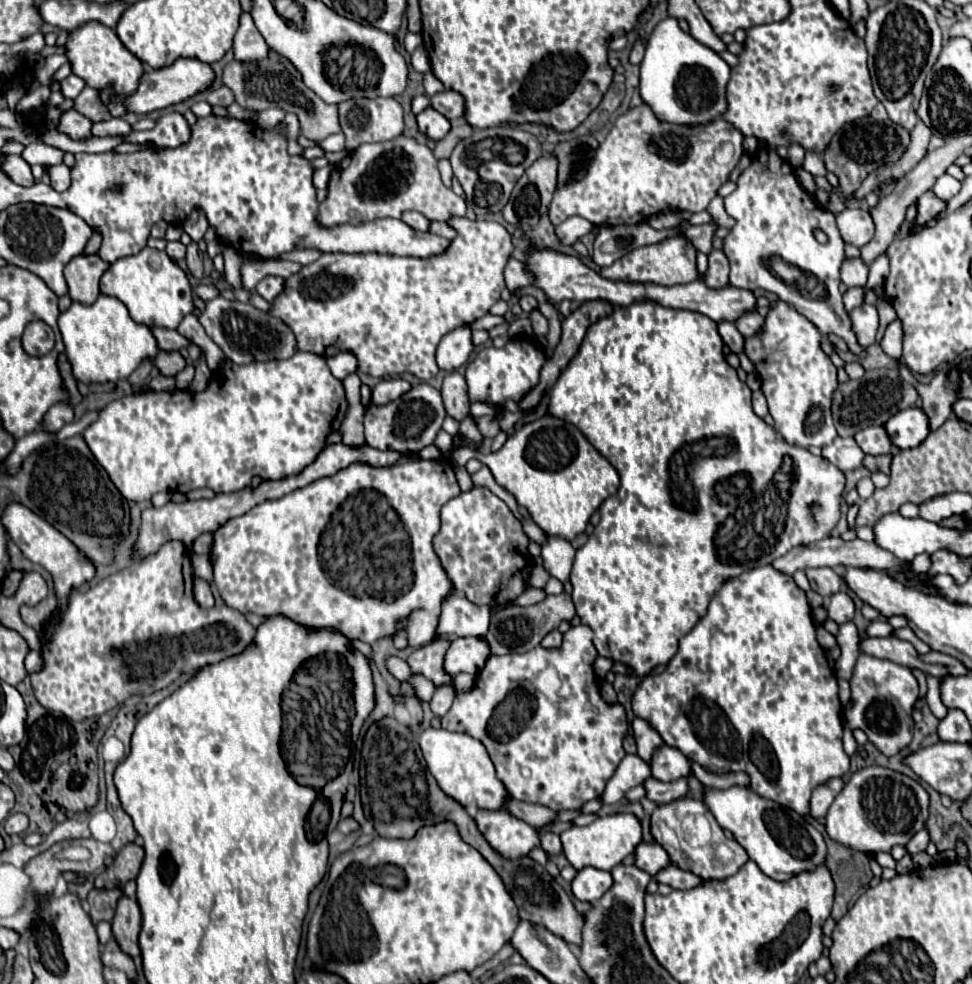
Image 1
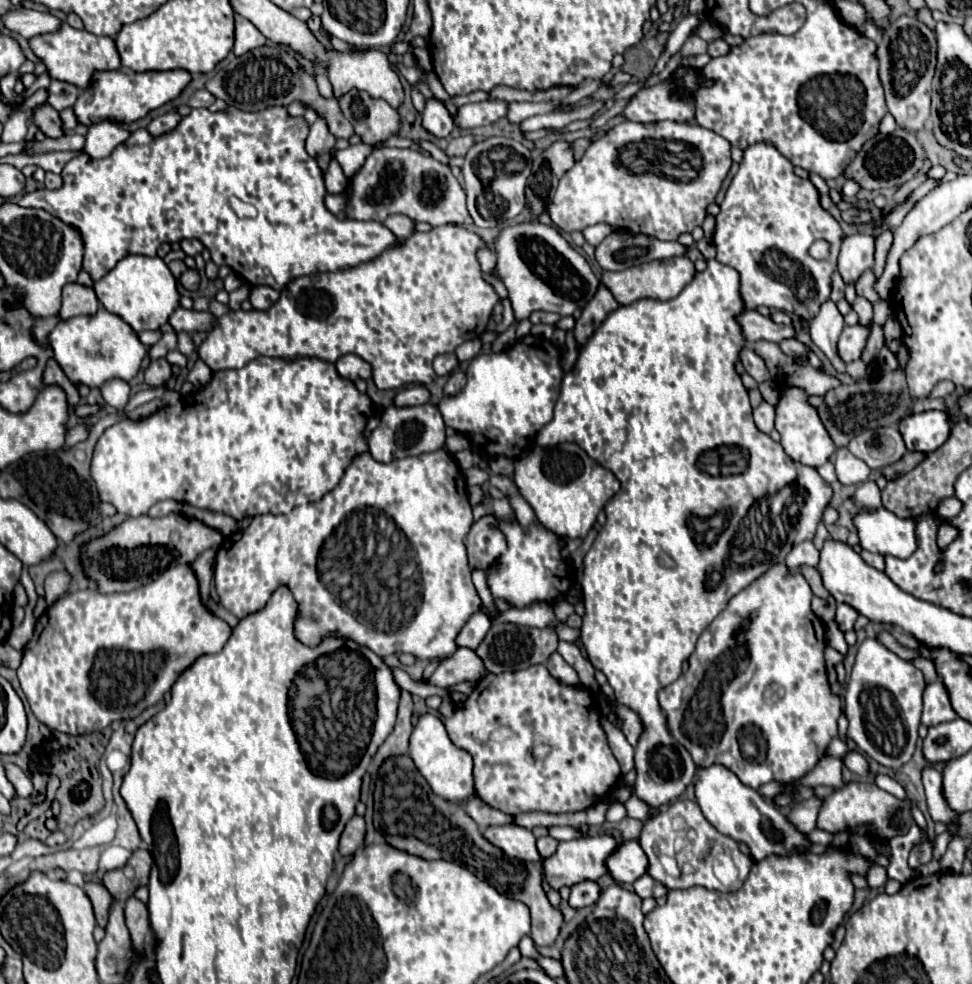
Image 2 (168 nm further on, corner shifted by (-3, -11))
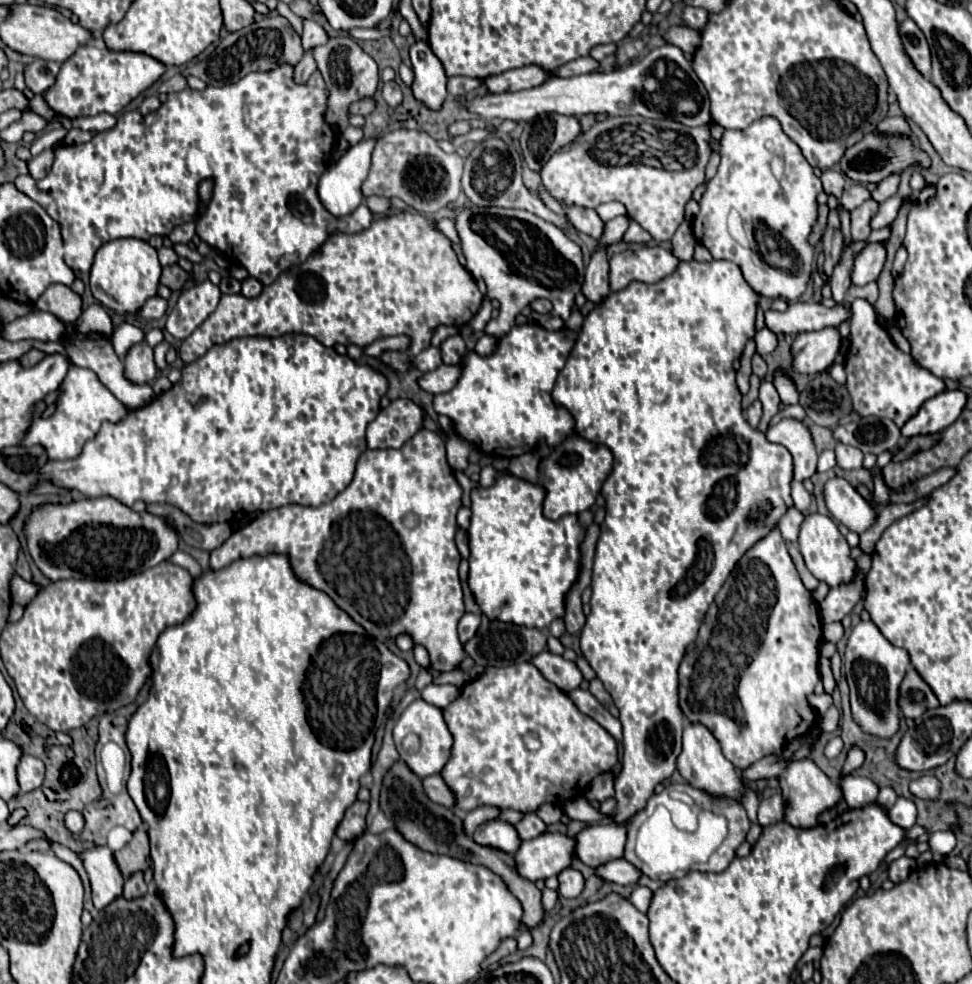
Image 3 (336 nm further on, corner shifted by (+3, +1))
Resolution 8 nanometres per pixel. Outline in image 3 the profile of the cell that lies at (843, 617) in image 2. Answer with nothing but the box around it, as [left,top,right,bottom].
[820,554,872,624]

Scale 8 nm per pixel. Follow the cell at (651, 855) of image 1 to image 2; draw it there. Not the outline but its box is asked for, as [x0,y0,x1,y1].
[606,840,648,884]

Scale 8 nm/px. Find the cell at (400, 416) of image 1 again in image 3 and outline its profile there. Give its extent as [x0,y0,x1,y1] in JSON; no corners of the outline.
[368,398,424,448]

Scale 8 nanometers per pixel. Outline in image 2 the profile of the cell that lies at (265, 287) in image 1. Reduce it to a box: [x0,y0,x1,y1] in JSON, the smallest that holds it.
[250,286,278,310]

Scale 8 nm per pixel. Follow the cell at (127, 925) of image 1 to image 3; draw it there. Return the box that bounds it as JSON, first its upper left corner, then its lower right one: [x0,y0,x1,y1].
[124,872,146,900]

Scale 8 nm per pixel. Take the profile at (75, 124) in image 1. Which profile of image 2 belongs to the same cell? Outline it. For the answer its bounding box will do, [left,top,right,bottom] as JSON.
[30,104,62,138]

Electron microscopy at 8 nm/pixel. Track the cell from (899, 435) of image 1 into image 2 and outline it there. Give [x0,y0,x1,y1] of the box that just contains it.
[900,410,954,452]

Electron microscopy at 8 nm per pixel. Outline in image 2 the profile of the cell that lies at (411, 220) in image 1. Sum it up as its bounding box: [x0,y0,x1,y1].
[382,214,414,238]

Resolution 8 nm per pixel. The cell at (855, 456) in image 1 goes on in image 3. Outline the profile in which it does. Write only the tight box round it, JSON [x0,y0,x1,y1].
[834,442,864,470]

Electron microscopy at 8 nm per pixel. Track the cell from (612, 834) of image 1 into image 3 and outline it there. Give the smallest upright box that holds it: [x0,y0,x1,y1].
[514,832,576,882]

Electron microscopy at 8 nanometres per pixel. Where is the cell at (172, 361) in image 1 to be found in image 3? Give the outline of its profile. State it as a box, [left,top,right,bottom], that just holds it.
[124,342,158,384]

